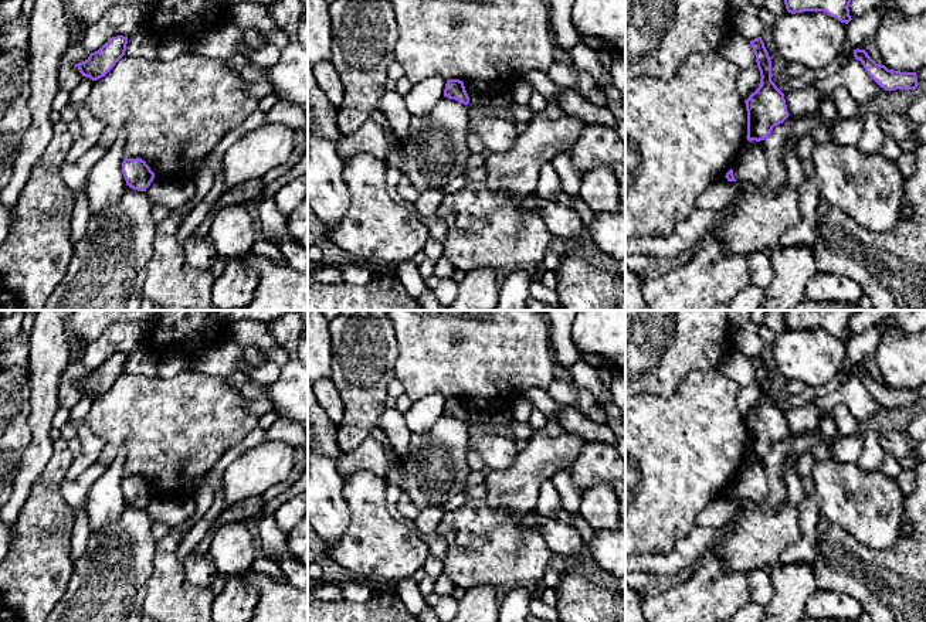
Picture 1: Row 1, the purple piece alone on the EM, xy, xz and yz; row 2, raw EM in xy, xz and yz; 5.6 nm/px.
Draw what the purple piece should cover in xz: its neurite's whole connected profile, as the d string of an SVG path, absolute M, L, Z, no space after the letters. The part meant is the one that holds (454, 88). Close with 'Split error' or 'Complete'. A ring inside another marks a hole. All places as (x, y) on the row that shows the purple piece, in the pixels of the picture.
M448 79L444 89L444 96L455 99L459 103L468 105L469 96L465 91L464 82L459 79Z. Complete

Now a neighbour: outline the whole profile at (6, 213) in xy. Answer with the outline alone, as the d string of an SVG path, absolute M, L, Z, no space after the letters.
M0 200L0 245L6 241L14 221L14 207L4 207Z

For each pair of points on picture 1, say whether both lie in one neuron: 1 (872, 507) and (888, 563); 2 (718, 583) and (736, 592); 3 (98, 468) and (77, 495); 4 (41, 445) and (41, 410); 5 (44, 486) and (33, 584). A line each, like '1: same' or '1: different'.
1: different
2: same
3: same
4: same
5: same

